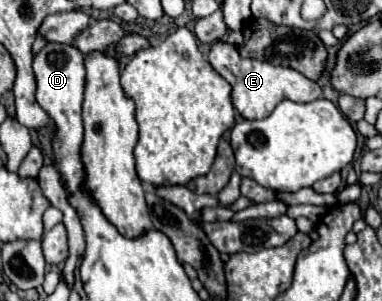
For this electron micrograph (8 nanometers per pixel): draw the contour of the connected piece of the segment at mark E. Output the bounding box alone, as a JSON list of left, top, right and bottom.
[209,41,321,119]

